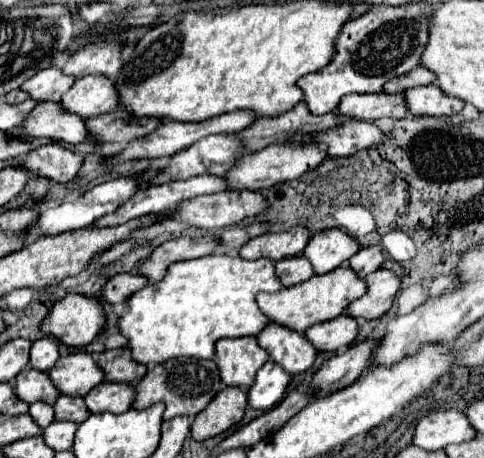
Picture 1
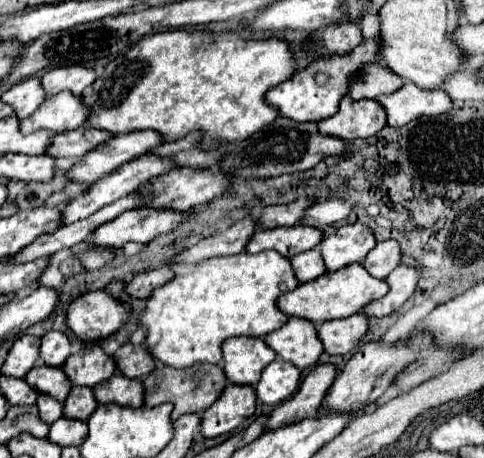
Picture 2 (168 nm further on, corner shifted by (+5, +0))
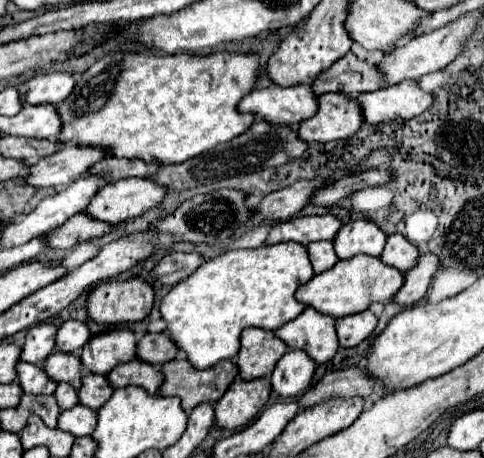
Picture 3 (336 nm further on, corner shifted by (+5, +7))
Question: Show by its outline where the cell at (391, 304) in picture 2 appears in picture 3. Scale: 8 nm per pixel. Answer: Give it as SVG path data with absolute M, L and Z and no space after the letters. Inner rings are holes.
M435 254L419 256L417 264L403 272L405 284L399 288L397 296L393 296L393 302L399 304L399 306L417 304L425 296L425 292L427 292L427 288L431 284L433 274L437 272L437 268L439 268L439 260L437 260Z

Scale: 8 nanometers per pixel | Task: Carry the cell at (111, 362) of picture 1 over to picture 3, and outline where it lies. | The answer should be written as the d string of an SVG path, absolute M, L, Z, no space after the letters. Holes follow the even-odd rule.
M167 332L159 334L145 334L137 342L137 358L143 362L149 362L153 366L161 366L177 356L177 346L171 342Z

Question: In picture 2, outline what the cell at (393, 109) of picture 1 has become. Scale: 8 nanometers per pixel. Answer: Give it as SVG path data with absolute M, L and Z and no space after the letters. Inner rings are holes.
M347 95L339 103L339 111L317 123L321 135L337 137L341 141L365 139L385 127L385 111L377 107L377 101L361 99L353 101Z

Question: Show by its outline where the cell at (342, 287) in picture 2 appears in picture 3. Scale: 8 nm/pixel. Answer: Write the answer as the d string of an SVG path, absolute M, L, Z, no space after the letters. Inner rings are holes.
M357 254L355 258L339 260L333 268L313 276L307 284L301 284L301 288L295 292L295 298L301 304L311 306L321 314L341 318L341 316L349 316L349 314L357 314L357 312L367 310L371 302L391 300L393 294L401 286L403 286L403 276L399 270L383 264L375 256Z

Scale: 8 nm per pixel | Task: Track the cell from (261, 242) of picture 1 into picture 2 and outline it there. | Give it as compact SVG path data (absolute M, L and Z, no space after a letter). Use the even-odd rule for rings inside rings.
M307 225L259 229L257 235L253 235L253 239L249 241L247 253L261 253L267 249L275 249L285 257L293 257L297 253L317 247L321 241L323 241L323 233Z

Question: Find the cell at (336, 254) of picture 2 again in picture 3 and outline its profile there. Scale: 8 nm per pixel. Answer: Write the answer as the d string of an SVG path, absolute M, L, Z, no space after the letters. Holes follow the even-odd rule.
M351 220L349 224L343 224L333 240L335 254L341 260L347 260L357 254L369 254L379 256L385 246L387 236L383 230L371 222L371 220Z

